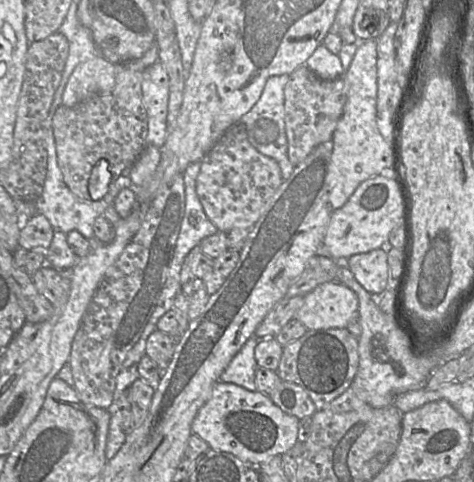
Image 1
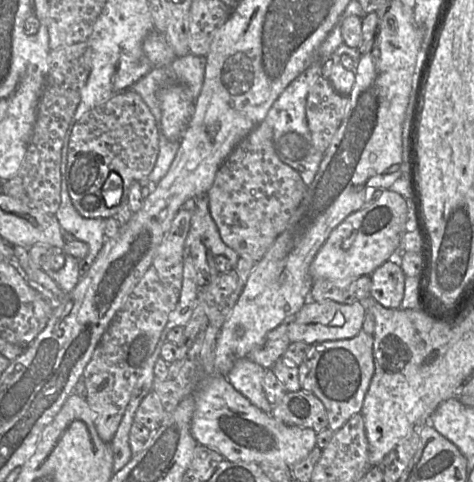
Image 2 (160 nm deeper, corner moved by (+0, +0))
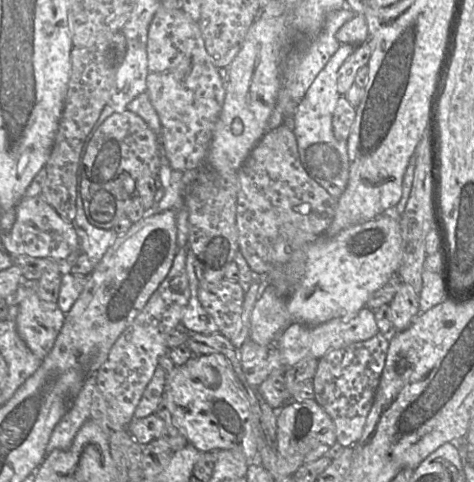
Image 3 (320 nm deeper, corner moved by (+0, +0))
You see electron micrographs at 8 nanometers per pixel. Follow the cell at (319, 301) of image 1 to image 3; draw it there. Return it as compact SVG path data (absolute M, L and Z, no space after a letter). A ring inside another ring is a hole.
M364 307L352 316L335 318L315 326L292 322L280 333L278 347L282 364L287 368L306 358L318 360L331 350L368 340L378 333L379 329L375 321L374 311Z

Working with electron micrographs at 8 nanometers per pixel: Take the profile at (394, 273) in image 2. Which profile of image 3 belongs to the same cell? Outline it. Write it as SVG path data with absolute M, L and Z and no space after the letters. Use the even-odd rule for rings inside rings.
M401 283L394 298L389 305L389 320L393 324L395 331L407 329L421 313L419 308L419 294L412 286Z

